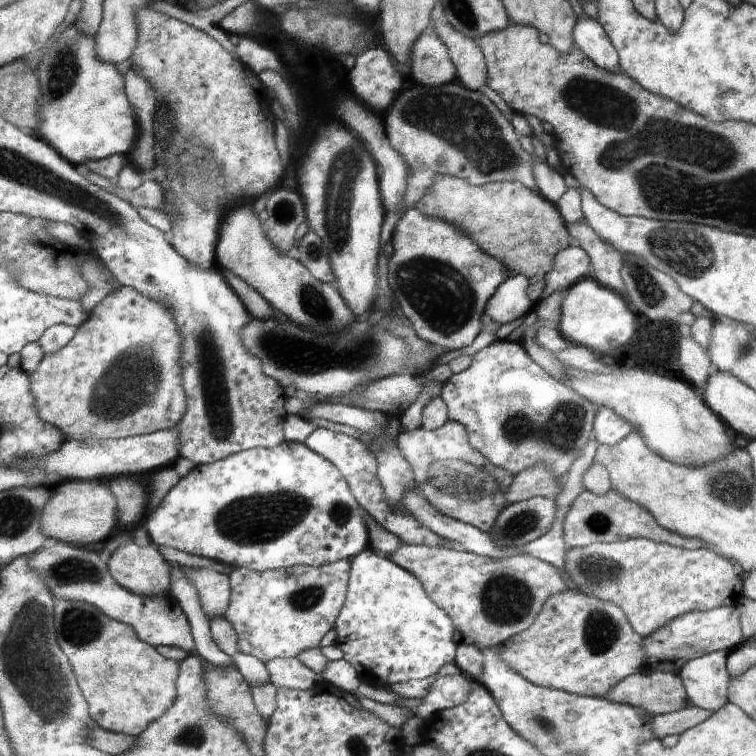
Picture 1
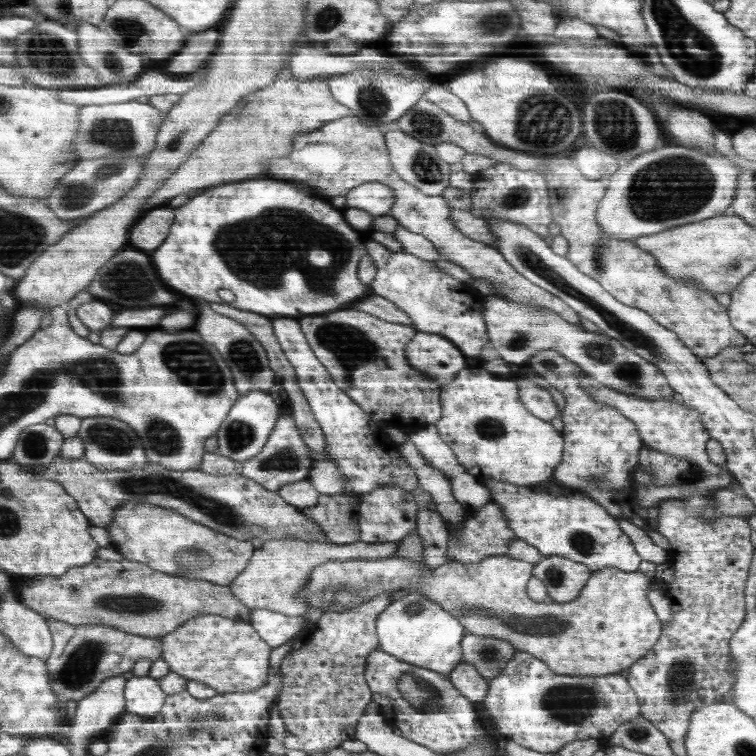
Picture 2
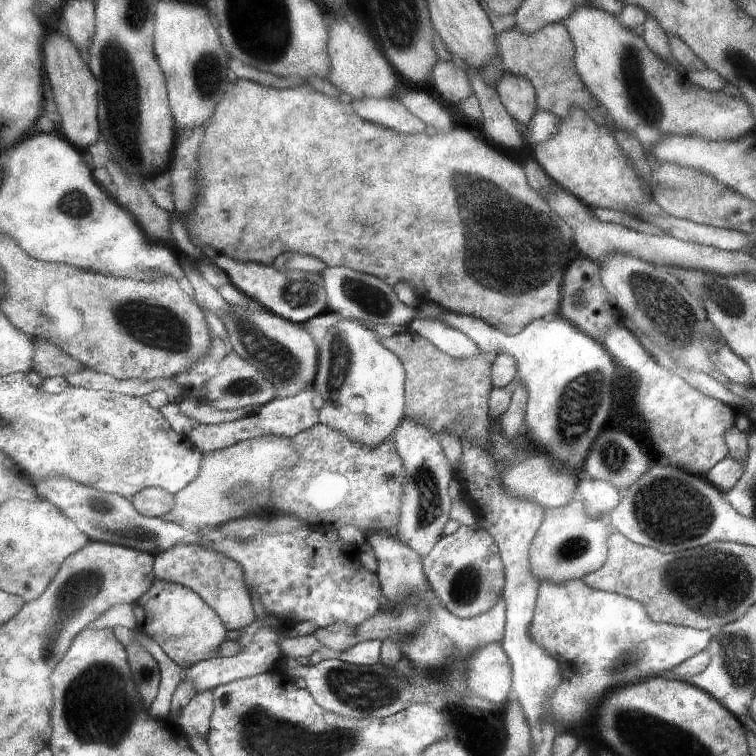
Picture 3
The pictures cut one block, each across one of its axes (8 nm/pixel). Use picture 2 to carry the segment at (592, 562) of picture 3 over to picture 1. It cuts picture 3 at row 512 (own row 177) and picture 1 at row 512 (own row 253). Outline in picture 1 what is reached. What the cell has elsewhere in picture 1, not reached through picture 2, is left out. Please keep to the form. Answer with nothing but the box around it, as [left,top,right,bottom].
[563,490,707,549]

